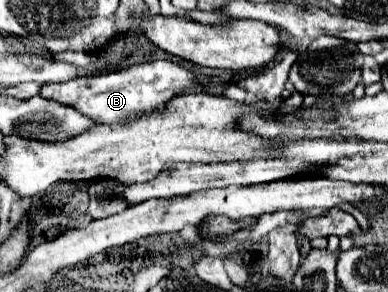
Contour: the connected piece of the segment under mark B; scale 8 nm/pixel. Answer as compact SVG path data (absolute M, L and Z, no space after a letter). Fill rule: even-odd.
M154 60L92 78L78 78L60 84L44 84L40 88L40 96L56 98L62 104L78 108L80 112L84 112L86 116L90 116L100 124L114 124L114 122L122 124L142 114L164 112L172 98L180 96L184 90L194 86L194 80L196 76L184 66L170 60Z

